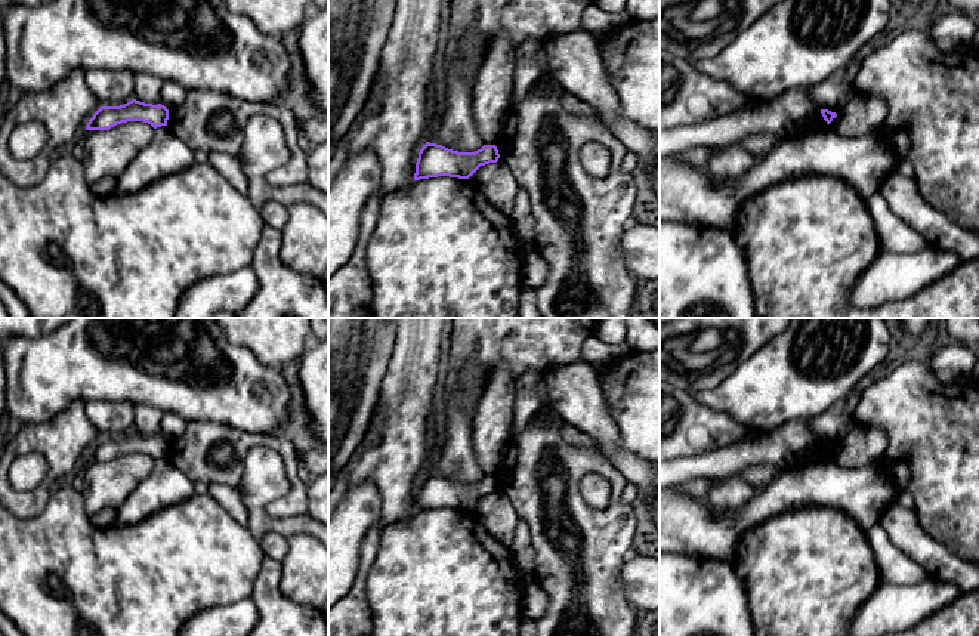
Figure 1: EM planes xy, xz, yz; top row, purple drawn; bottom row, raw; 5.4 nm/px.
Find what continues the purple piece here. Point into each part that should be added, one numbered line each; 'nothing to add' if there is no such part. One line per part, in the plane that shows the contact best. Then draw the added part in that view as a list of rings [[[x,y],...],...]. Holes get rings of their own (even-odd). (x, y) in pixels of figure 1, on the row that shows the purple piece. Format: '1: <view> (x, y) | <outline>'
nothing to add

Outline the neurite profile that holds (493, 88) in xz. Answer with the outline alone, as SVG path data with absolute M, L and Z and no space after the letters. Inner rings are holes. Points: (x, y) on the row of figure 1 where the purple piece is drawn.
M498 30L479 67L473 86L473 118L485 145L495 145L504 127L515 83L515 46Z

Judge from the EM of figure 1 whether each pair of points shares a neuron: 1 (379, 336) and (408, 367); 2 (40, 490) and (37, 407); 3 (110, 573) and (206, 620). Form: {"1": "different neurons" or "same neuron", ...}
{"1": "different neurons", "2": "different neurons", "3": "different neurons"}

